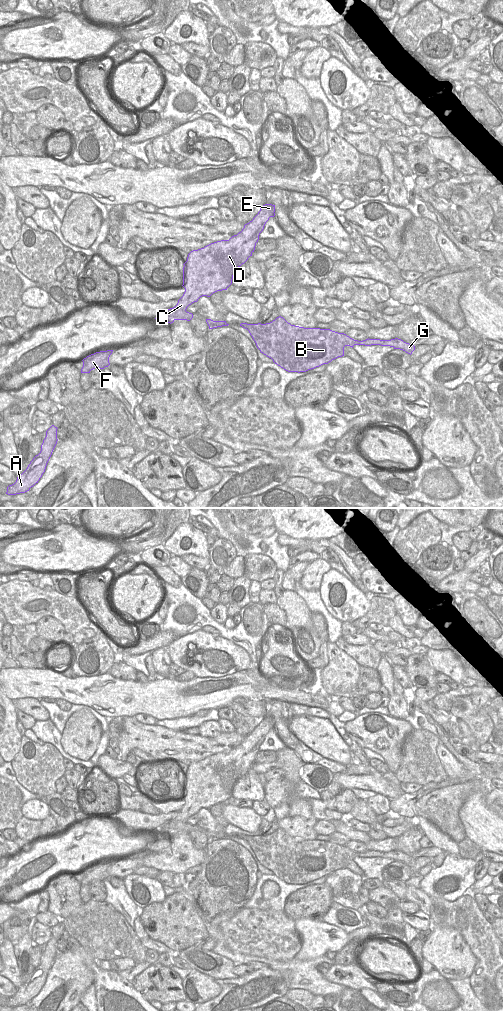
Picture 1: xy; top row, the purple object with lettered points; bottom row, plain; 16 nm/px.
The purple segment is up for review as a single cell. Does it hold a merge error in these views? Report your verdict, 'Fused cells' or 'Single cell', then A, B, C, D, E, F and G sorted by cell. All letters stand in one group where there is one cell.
Fused cells. Groups: A C D E F / B G.

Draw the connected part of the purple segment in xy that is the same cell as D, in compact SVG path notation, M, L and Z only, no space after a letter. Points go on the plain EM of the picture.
M265 716L260 719L260 723L253 730L252 733L244 737L244 740L237 747L232 748L229 752L221 752L211 755L204 760L193 762L188 766L187 773L183 776L183 799L185 804L183 808L178 812L175 819L167 821L165 823L169 824L169 831L166 834L170 834L171 830L175 830L176 825L179 822L186 823L187 819L202 808L210 809L213 805L217 803L227 802L227 800L232 796L233 787L236 782L244 776L255 762L256 755L259 752L259 747L263 743L266 734L270 729L275 728L275 717Z

